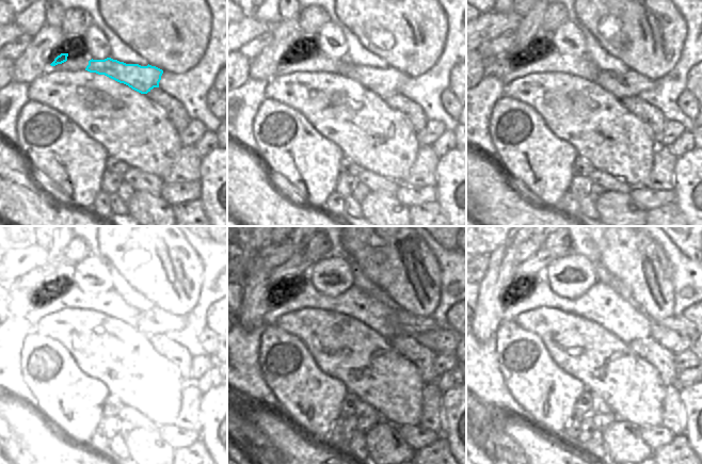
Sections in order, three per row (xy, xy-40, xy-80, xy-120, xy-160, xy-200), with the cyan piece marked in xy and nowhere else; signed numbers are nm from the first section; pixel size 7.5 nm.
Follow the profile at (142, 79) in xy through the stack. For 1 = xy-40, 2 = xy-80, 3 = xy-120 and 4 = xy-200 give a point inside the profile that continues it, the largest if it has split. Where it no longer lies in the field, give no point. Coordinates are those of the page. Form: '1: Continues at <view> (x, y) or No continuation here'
1: Continues at xy-40 (386, 81)
2: Continues at xy-80 (632, 83)
3: Continues at xy-120 (156, 321)
4: Continues at xy-200 (677, 323)

